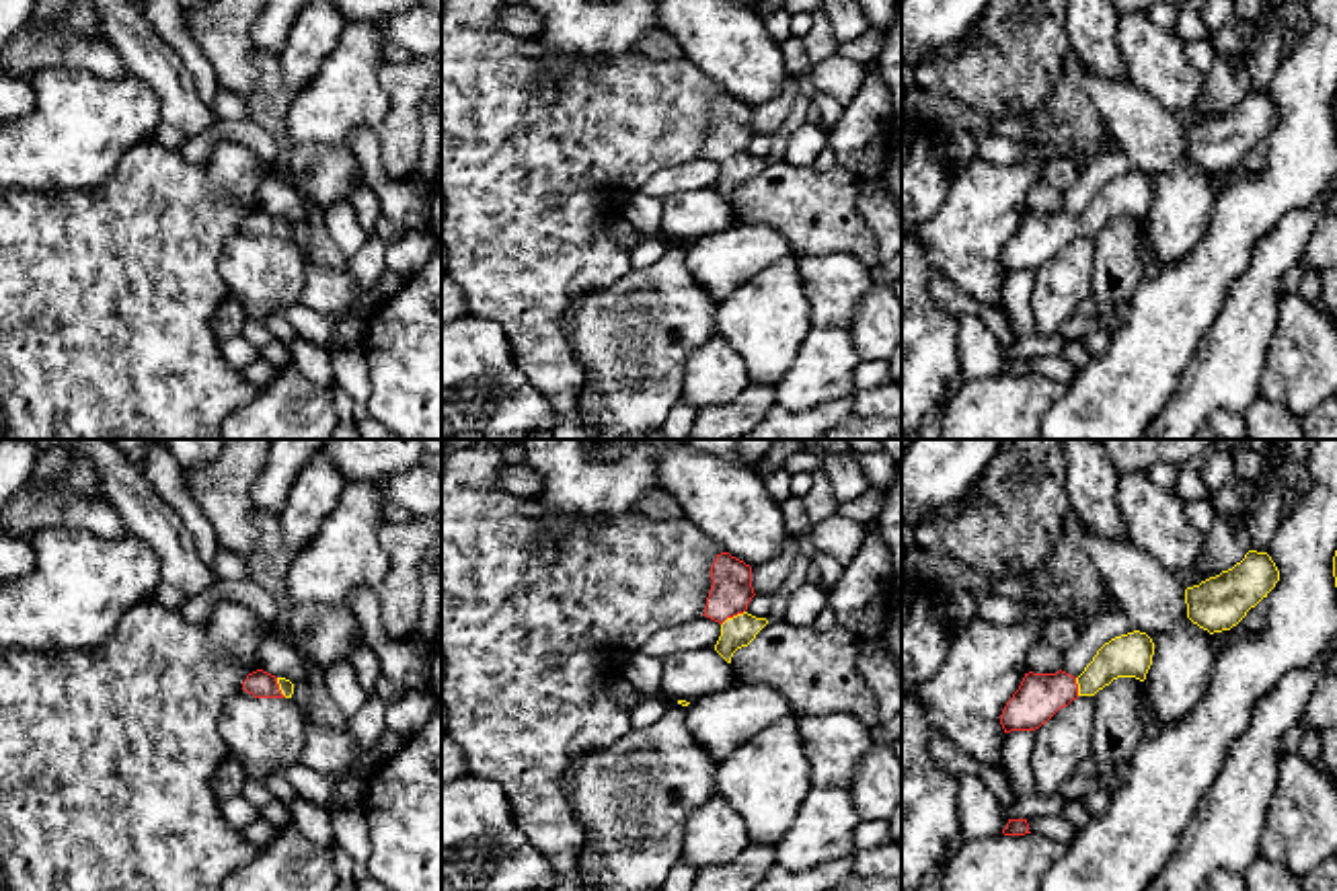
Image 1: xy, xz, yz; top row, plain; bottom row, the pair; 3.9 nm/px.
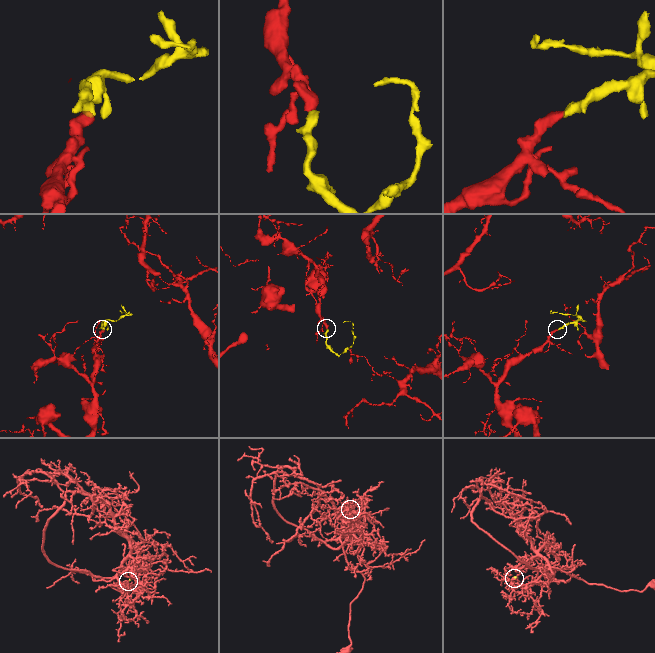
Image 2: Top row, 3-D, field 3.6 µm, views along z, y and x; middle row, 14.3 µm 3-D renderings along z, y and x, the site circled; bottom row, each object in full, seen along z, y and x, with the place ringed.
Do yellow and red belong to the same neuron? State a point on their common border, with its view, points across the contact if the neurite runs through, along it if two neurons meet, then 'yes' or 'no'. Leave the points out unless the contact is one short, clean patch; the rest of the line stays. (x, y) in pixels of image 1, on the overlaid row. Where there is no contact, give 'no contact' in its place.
contact xz (734, 616); way xz (740, 631), (734, 616), (732, 590); yes

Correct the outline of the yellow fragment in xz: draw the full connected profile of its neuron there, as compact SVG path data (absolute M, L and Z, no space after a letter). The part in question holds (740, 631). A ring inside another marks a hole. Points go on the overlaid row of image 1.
M721 552L711 567L711 579L713 585L702 616L721 624L715 651L731 663L733 653L748 647L768 620L746 612L756 595L750 565L729 552Z

